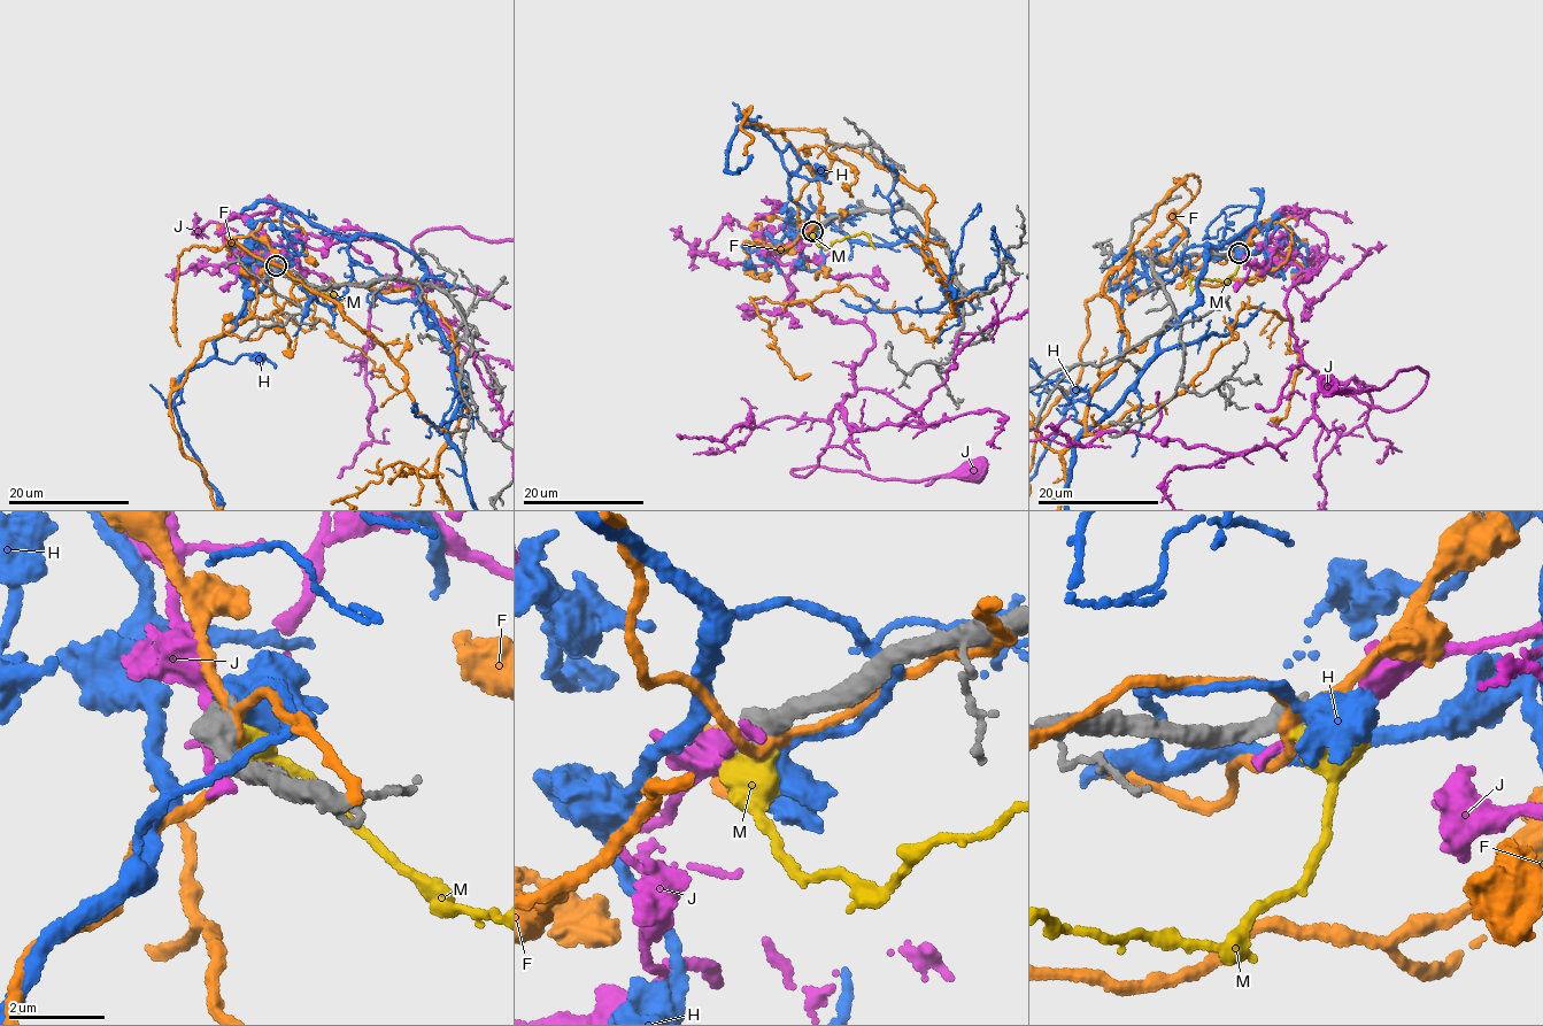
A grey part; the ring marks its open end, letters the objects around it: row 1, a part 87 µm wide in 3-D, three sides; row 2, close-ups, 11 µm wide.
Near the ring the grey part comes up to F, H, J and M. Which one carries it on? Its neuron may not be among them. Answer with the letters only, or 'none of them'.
none of them

